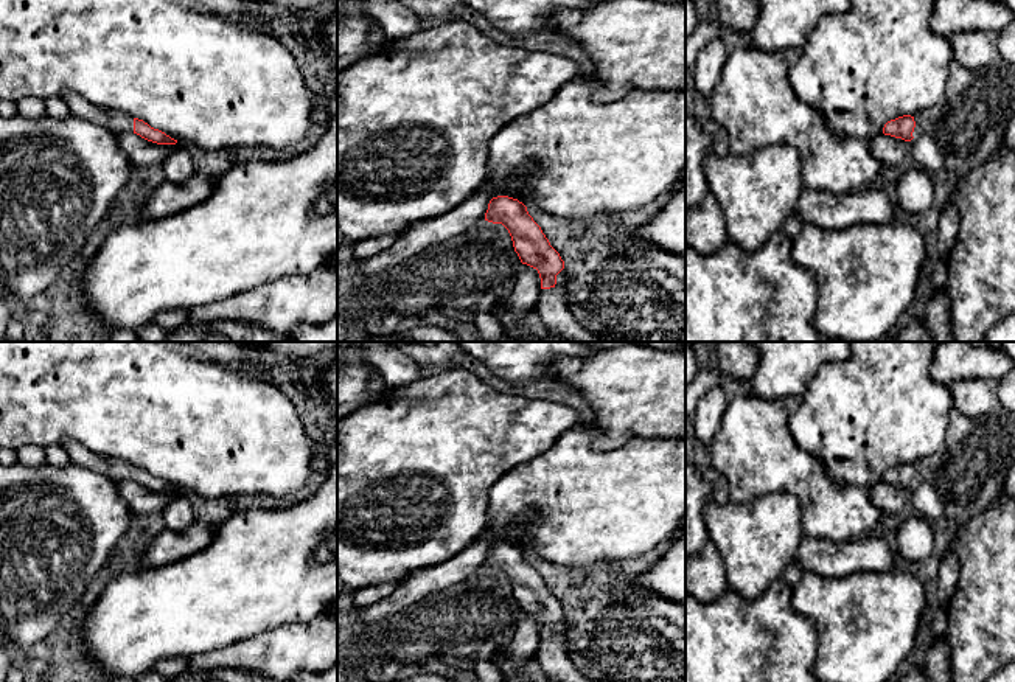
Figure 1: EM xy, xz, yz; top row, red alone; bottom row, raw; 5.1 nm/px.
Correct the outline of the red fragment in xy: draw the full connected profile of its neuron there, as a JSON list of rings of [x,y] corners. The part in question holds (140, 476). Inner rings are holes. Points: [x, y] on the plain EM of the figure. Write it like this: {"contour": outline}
{"contour": [[[67,441],[62,444],[65,452],[70,457],[70,461],[92,469],[98,474],[103,474],[112,480],[134,480],[141,486],[157,491],[157,492],[176,492],[177,488],[171,486],[165,480],[151,475],[143,468],[134,466],[131,463],[124,463],[118,458],[110,458],[101,454],[95,454],[89,451],[85,446],[76,441]]]}

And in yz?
{"contour": [[[903,463],[888,469],[883,475],[883,482],[895,486],[902,486],[905,489],[911,489],[914,486],[912,485],[914,475],[916,475],[914,465]]]}

